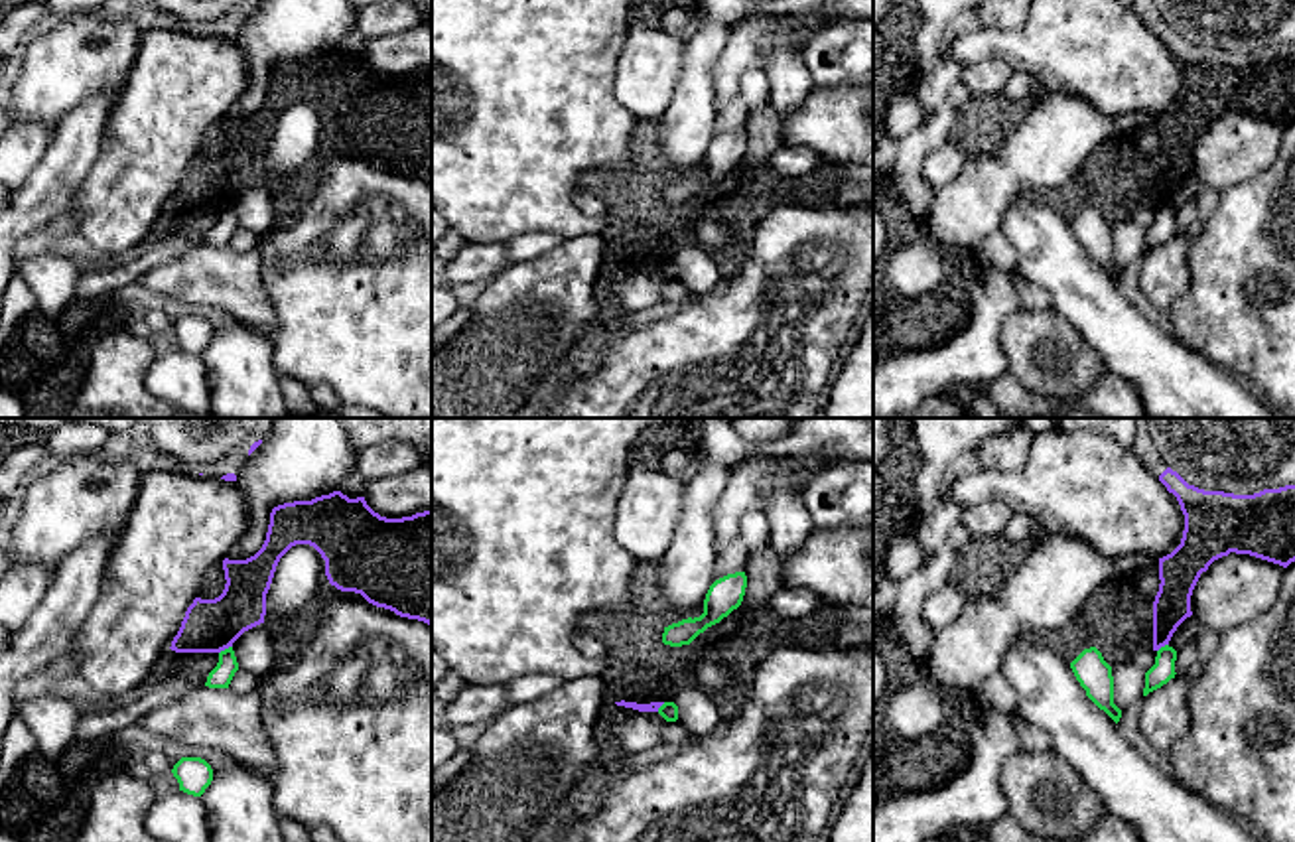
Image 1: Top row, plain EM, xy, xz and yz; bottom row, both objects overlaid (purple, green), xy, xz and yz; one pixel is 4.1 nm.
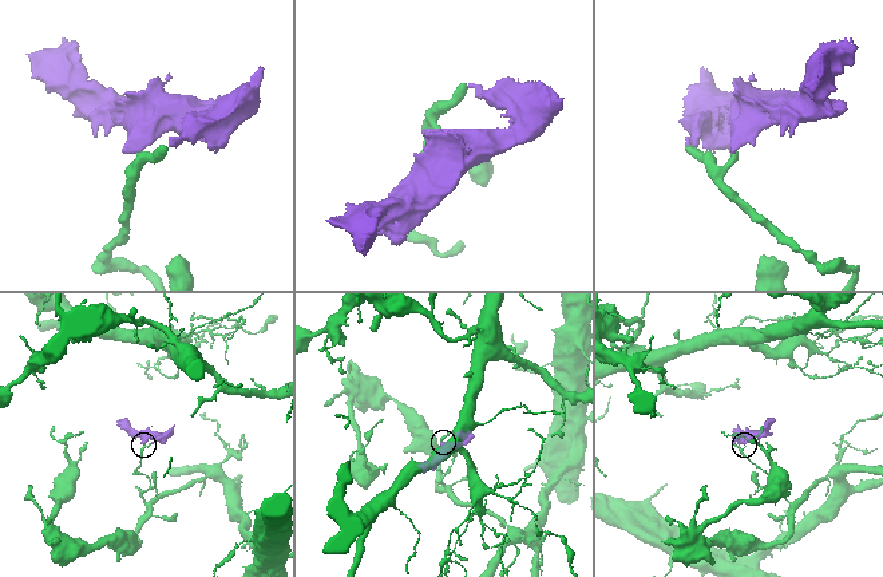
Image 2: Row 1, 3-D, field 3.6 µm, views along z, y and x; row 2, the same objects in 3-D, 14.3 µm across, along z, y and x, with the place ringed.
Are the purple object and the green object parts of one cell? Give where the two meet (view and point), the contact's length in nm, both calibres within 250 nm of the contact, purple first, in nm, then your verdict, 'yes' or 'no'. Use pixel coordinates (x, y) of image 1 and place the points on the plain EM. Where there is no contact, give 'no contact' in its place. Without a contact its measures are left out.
contact xy (225, 206); length 70 nm; calibres 220 and 90 nm; yes

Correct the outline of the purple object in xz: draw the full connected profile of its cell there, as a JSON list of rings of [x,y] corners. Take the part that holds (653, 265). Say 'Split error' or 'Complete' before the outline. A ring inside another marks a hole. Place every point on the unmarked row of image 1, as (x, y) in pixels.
Split error. [[[615,260],[617,264],[633,266],[639,270],[658,270],[666,280],[678,278],[678,264],[674,260],[650,260],[650,262],[637,262],[637,260]]]

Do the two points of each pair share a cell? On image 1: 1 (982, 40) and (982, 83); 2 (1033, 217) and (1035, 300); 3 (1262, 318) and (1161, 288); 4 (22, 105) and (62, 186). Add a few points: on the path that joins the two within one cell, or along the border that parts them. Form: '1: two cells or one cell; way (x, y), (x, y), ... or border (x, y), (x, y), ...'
1: two cells; border (962, 66), (1002, 58), (1016, 71)
2: two cells; border (1016, 269), (1039, 284), (1055, 308)
3: two cells; border (1189, 249), (1189, 286), (1167, 312)
4: two cells; border (85, 99), (52, 131)

